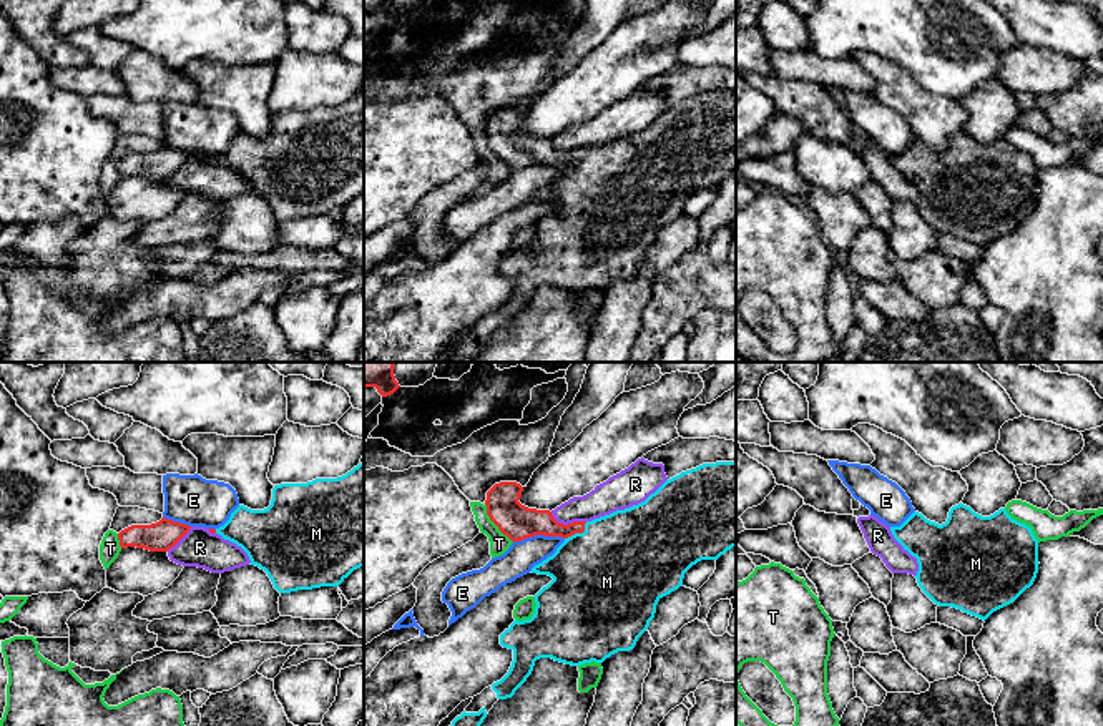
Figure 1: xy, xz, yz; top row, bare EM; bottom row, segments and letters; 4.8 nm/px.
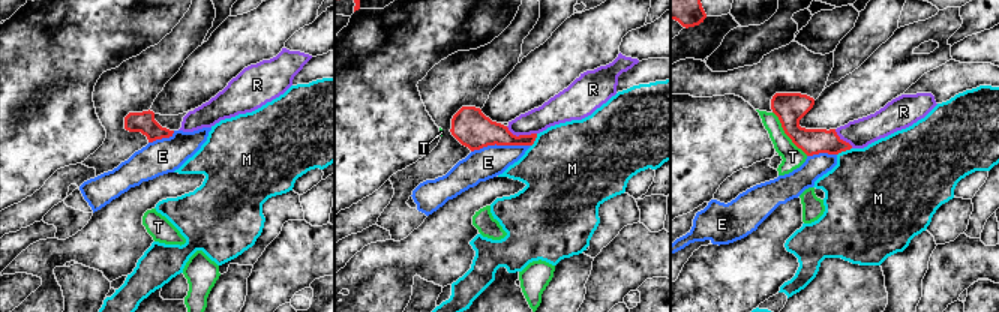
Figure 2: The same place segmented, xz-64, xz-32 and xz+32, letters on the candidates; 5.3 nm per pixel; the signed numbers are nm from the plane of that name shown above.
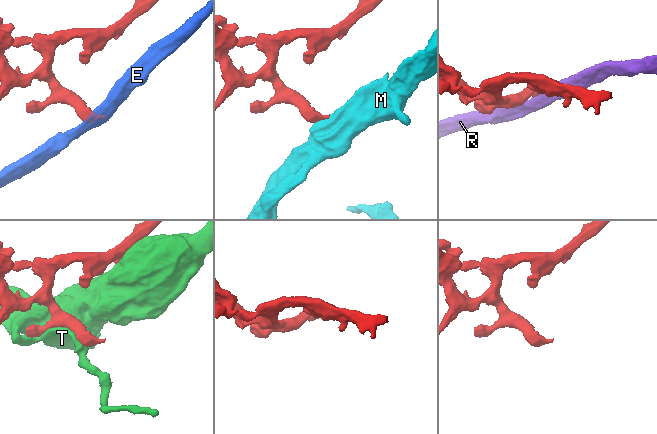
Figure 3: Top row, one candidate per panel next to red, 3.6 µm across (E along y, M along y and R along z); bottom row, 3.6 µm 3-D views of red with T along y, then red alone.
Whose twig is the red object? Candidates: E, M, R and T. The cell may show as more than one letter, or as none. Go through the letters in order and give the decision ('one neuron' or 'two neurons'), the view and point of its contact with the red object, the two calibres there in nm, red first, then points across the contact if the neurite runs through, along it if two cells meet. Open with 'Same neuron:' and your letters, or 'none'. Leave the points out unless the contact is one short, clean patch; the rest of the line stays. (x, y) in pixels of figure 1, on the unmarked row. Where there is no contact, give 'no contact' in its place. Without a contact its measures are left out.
Same neuron: M
E: two neurons; meets red in xz at (539, 161); 170 nm thick on the red side, 150 nm on the other; border along xz (563, 165), (530, 163), (514, 170)
M: one neuron; meets red in xz at (578, 160); 140 nm thick on the red side, 480 nm on the other; runs through xz (529, 150), (578, 160), (607, 203)
R: two neurons; meets red in xz at (568, 152); 170 nm thick on the red side, 150 nm on the other; border along xz (550, 140), (563, 152), (585, 150)
T: two neurons; meets red in xz at (494, 150); 170 nm thick on the red side, 100 nm on the other

